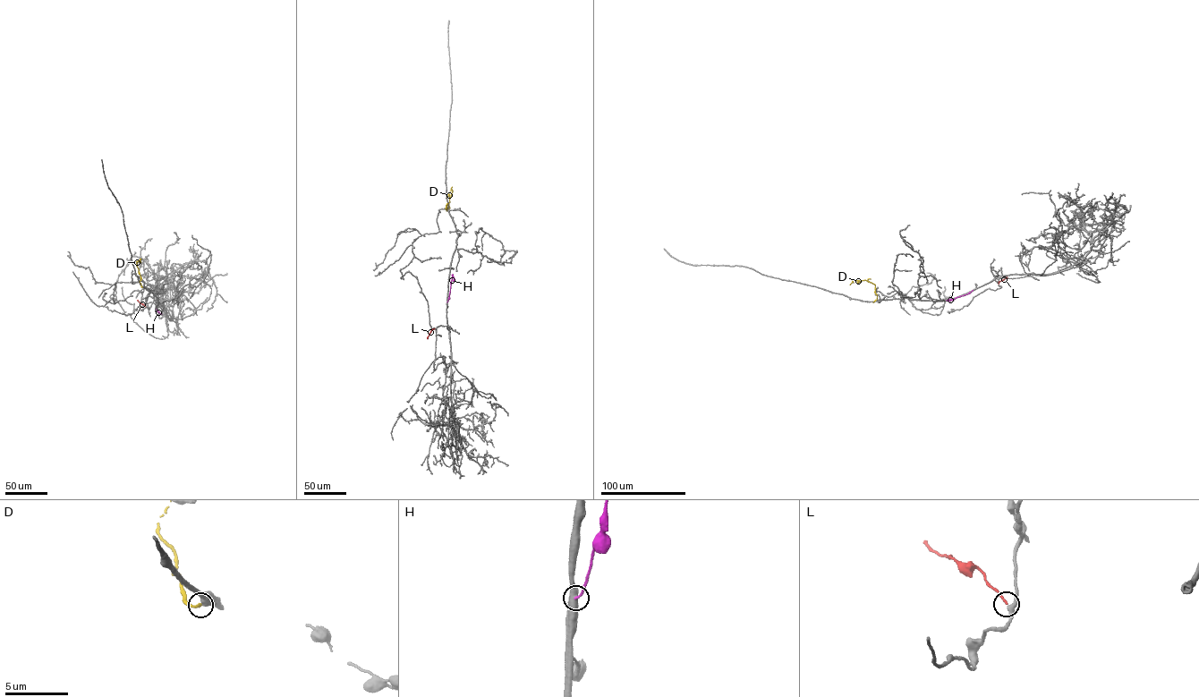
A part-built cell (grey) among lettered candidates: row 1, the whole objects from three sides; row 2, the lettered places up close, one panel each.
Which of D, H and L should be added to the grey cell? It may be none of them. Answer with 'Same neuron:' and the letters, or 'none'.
Same neuron: L

